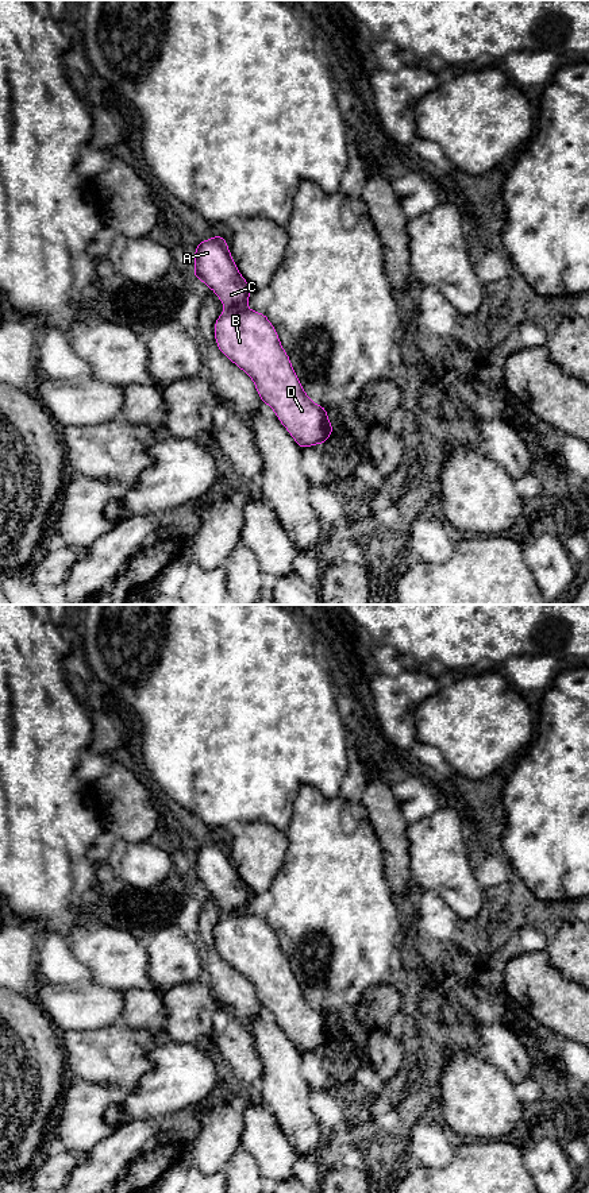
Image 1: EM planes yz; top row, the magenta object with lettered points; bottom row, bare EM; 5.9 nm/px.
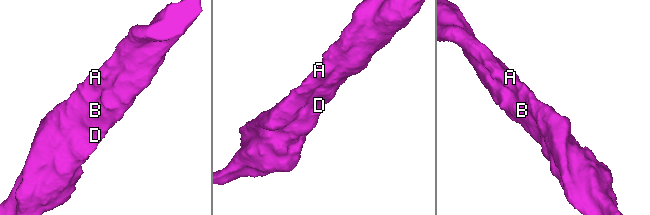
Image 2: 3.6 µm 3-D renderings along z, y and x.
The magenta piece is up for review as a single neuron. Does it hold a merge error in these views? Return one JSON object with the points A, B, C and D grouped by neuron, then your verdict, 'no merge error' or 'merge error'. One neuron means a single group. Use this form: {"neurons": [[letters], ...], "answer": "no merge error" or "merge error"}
{"neurons": [["A", "B", "C", "D"]], "answer": "no merge error"}

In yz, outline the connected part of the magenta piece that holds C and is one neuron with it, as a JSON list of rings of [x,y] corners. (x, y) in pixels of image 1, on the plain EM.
[[[220,838],[195,850],[193,881],[213,895],[226,911],[213,928],[215,946],[220,957],[253,984],[261,1007],[273,1014],[301,1055],[315,1049],[324,1050],[334,1035],[332,1027],[327,1024],[328,1015],[323,1009],[313,1008],[304,996],[290,962],[266,919],[246,911],[253,893],[238,875]]]

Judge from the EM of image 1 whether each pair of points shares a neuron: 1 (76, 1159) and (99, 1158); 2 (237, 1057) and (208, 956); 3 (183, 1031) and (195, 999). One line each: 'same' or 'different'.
1: different
2: different
3: same

